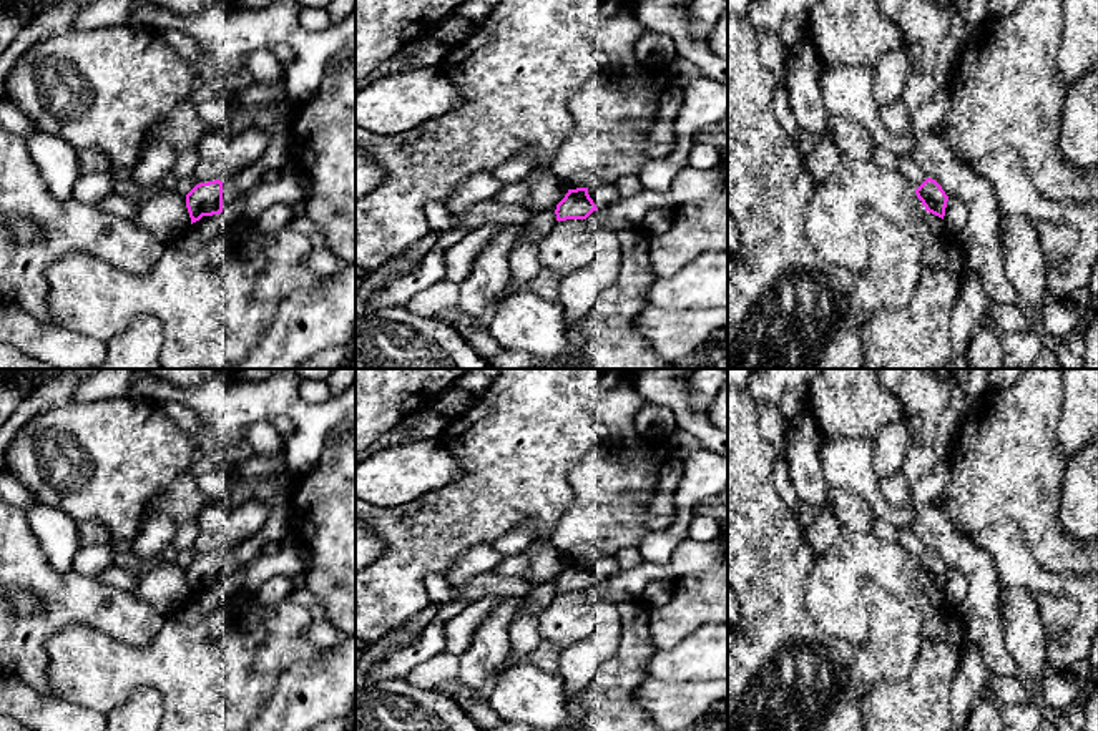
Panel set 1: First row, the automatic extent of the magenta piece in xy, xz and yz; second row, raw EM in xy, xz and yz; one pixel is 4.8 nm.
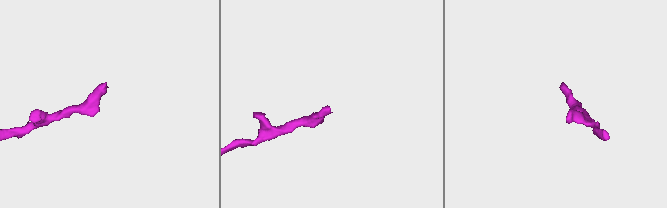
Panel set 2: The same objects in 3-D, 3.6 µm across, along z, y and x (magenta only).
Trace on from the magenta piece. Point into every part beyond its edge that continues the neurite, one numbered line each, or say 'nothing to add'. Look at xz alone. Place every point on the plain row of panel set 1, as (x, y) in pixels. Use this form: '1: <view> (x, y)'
1: xz (603, 565)

